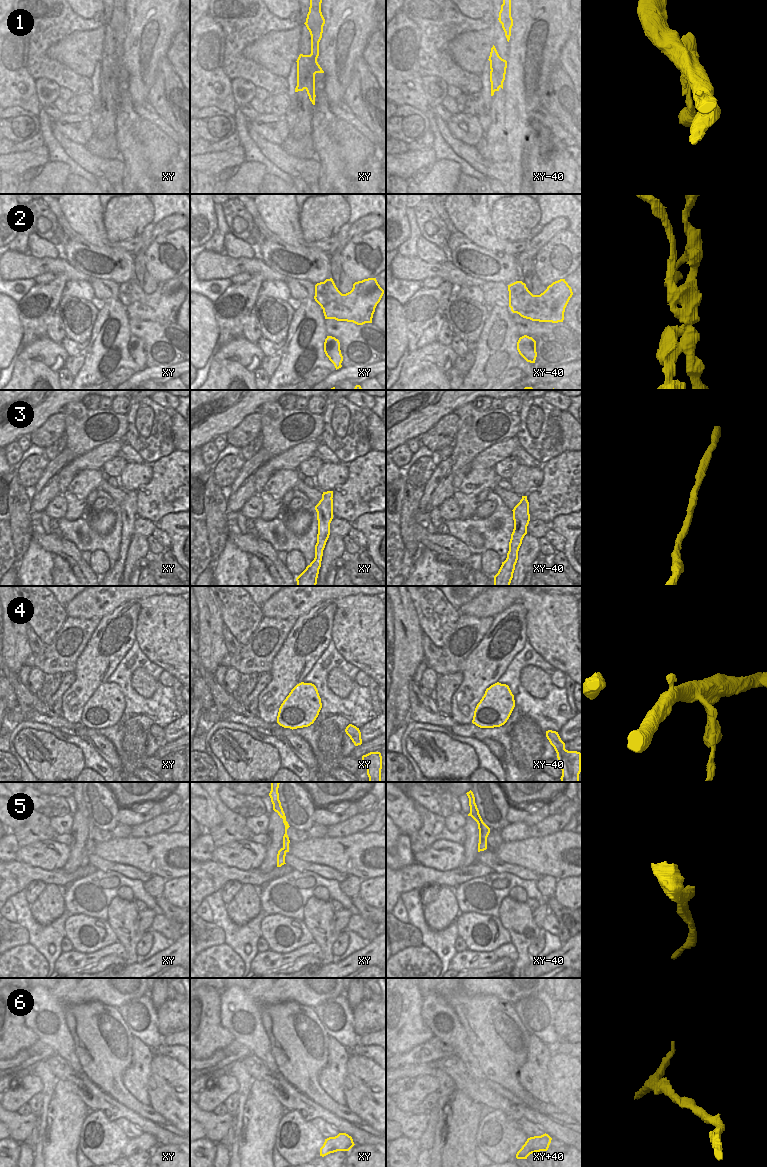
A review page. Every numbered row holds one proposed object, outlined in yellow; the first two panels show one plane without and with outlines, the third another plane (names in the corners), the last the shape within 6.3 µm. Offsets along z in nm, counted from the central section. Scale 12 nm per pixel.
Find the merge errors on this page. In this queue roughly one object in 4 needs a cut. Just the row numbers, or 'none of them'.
1, 2, 3, 4

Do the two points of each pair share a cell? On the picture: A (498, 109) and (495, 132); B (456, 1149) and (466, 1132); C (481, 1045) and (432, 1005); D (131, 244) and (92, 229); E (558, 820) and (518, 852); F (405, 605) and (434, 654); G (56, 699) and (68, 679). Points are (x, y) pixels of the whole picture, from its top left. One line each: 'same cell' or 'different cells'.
A: same cell
B: same cell
C: different cells
D: same cell
E: different cells
F: different cells
G: same cell

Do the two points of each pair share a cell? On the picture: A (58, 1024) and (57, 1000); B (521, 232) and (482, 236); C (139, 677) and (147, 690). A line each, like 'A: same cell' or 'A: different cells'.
A: same cell
B: different cells
C: same cell

